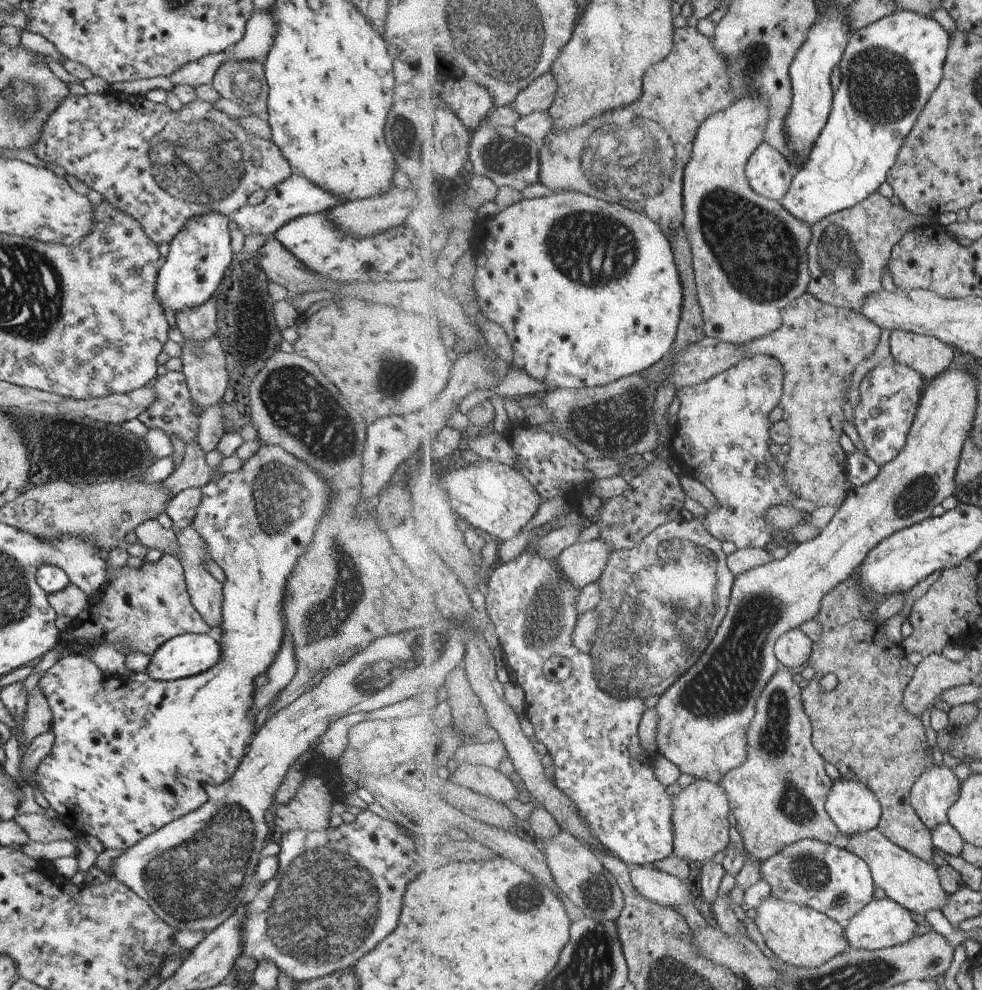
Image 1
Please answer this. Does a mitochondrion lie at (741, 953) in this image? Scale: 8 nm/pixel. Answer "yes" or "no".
yes

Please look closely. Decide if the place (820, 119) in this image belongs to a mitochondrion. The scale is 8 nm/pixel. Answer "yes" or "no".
no

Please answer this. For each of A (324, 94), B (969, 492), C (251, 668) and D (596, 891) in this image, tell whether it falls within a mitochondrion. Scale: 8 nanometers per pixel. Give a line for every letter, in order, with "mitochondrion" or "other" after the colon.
A: other
B: other
C: other
D: mitochondrion

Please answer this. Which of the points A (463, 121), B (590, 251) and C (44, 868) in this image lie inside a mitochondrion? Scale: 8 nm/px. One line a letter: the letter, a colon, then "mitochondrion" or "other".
A: other
B: mitochondrion
C: other

